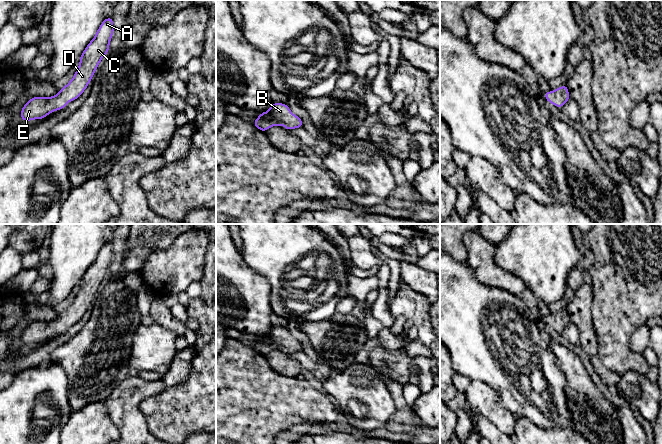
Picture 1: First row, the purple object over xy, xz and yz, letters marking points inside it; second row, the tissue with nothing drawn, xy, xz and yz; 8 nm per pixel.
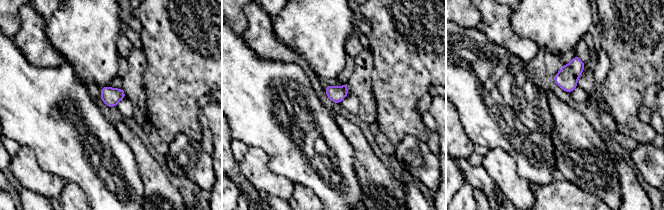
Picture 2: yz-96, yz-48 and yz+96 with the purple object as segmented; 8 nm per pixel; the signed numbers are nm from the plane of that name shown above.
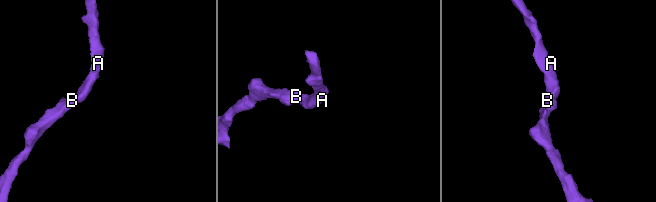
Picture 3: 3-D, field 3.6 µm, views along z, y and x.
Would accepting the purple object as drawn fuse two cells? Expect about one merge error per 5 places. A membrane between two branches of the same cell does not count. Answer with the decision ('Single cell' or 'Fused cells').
Single cell

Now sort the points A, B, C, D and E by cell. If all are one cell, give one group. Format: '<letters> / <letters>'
A B C D E

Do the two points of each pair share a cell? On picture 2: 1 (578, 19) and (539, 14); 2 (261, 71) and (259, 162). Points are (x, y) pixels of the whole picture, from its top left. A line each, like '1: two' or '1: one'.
1: one
2: two

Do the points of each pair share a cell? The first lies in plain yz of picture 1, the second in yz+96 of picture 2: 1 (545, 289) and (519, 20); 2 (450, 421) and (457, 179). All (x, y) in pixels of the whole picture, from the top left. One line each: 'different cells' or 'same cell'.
1: same cell
2: same cell

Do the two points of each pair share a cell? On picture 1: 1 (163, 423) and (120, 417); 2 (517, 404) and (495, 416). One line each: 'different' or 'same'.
1: different
2: different

